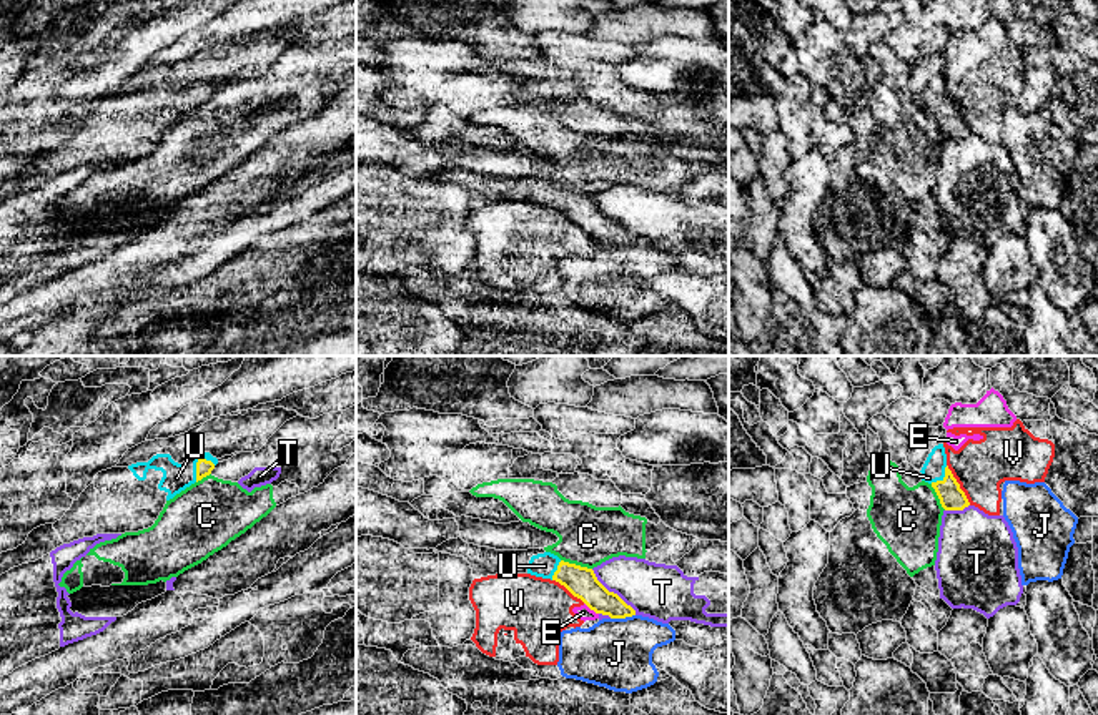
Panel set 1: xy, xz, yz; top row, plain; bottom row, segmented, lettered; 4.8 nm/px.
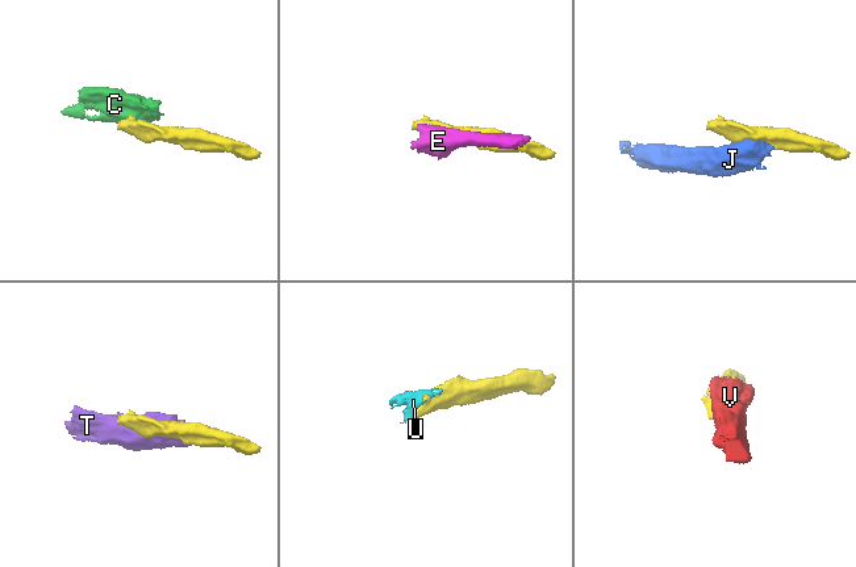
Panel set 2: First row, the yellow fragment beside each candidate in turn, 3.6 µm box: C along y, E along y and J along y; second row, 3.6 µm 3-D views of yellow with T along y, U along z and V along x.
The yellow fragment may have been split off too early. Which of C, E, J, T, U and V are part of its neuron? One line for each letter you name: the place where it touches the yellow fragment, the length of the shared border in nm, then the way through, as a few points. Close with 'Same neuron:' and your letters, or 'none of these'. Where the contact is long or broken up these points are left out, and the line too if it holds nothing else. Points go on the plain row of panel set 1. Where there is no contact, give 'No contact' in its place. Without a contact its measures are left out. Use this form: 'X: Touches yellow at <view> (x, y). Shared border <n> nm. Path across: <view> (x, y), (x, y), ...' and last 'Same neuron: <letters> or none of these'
U: Touches yellow at xy (197, 93). Shared border 130 nm
Same neuron: U

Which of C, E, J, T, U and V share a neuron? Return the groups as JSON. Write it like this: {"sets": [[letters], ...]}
{"sets": [["C"], ["E", "V"], ["J"], ["T"], ["U"]]}

